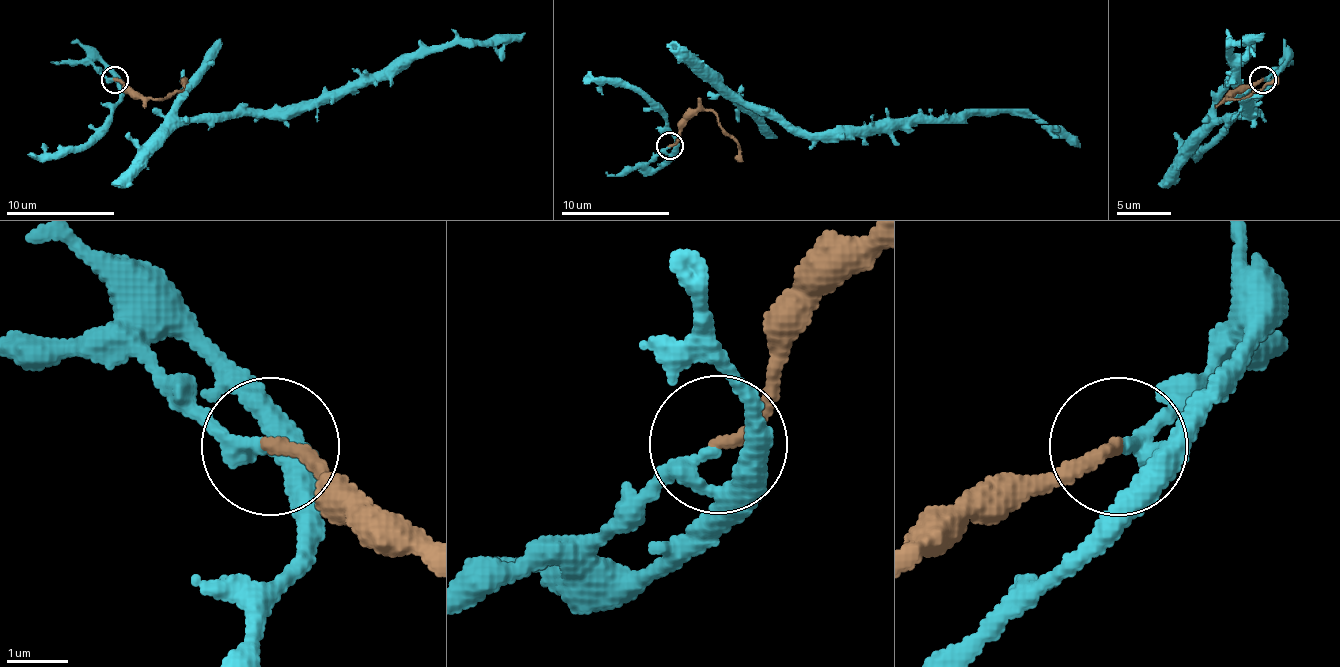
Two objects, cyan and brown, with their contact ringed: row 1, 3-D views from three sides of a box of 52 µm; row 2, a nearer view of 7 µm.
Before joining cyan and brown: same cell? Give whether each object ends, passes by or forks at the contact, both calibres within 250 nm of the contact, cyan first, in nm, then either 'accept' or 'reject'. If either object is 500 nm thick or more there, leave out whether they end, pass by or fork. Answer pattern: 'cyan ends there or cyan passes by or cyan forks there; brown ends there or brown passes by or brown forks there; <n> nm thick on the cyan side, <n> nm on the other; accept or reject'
cyan passes by; brown ends there; 240 nm thick on the cyan side, 220 nm on the other; accept

